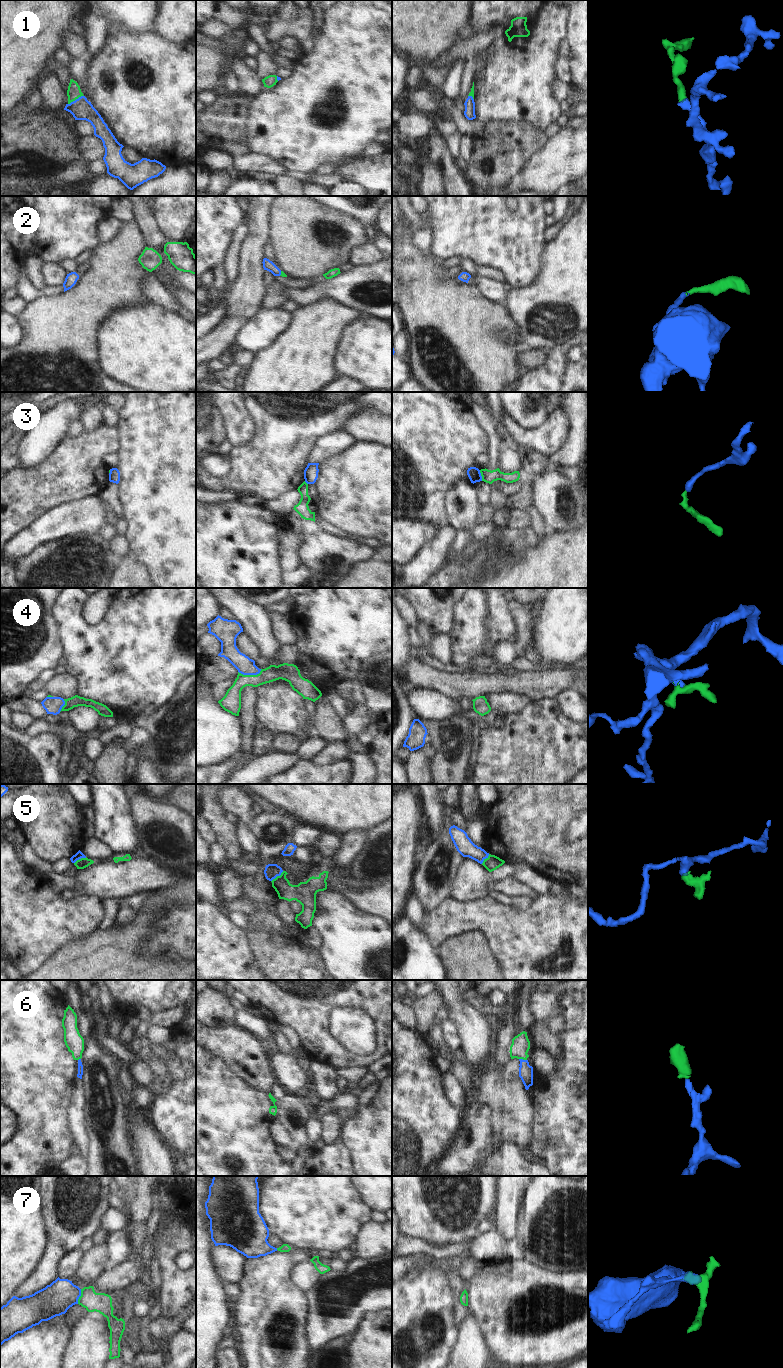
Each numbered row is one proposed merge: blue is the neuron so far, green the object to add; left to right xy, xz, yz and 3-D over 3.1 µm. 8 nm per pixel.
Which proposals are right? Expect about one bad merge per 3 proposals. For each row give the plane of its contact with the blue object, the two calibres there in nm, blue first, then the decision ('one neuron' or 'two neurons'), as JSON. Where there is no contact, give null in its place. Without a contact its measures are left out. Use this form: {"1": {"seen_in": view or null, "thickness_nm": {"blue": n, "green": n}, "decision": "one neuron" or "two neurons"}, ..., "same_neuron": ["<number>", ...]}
{"1": {"seen_in": "xy", "thickness_nm": {"blue": 170, "green": 110}, "decision": "one neuron"}, "2": {"seen_in": "xz", "thickness_nm": {"blue": 90, "green": 40}, "decision": "one neuron"}, "3": {"seen_in": "yz", "thickness_nm": {"blue": 100, "green": 110}, "decision": "two neurons"}, "4": {"seen_in": "xz", "thickness_nm": {"blue": 140, "green": 140}, "decision": "one neuron"}, "5": {"seen_in": "xz", "thickness_nm": {"blue": 120, "green": 160}, "decision": "two neurons"}, "6": {"seen_in": "yz", "thickness_nm": {"blue": 110, "green": 150}, "decision": "one neuron"}, "7": {"seen_in": "xy", "thickness_nm": {"blue": 260, "green": 160}, "decision": "one neuron"}, "same_neuron": ["1", "2", "4", "6", "7"]}

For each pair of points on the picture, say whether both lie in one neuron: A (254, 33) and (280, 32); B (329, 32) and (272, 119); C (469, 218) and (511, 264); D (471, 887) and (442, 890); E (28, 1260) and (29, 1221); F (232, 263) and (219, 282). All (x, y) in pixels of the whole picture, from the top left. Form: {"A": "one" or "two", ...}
{"A": "two", "B": "one", "C": "one", "D": "two", "E": "one", "F": "two"}

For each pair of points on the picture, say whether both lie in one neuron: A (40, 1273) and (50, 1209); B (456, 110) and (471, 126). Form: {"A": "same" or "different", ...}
{"A": "same", "B": "same"}

